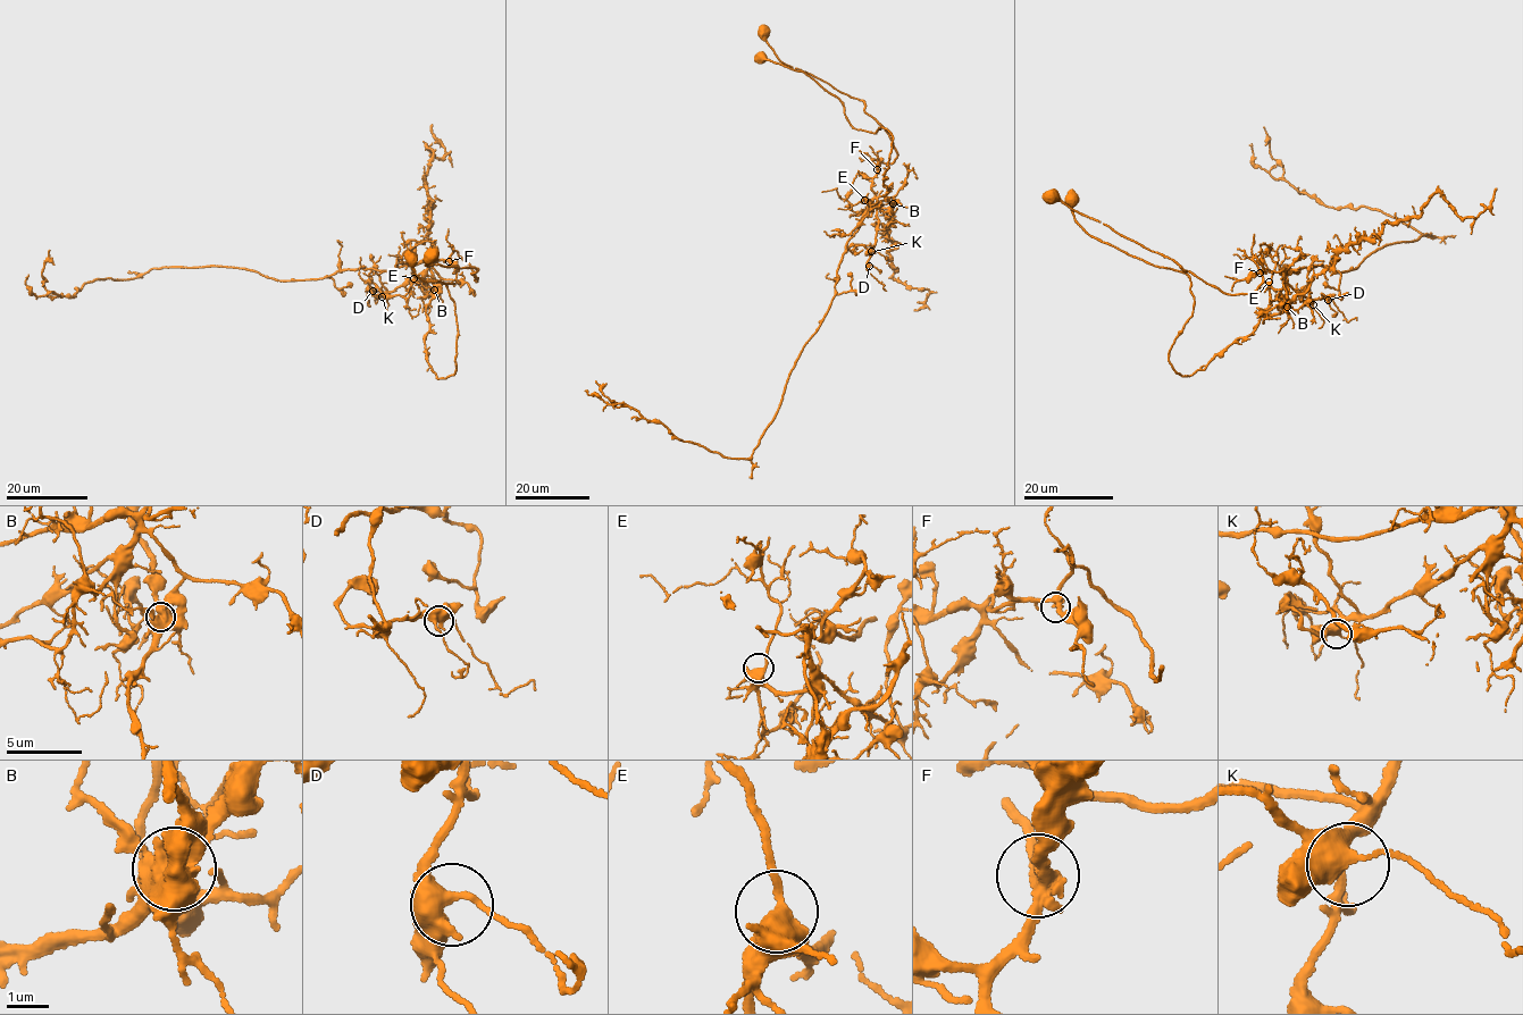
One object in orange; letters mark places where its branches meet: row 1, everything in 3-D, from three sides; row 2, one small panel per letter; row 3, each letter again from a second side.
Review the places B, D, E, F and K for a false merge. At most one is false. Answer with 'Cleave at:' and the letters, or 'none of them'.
Cleave at: B

